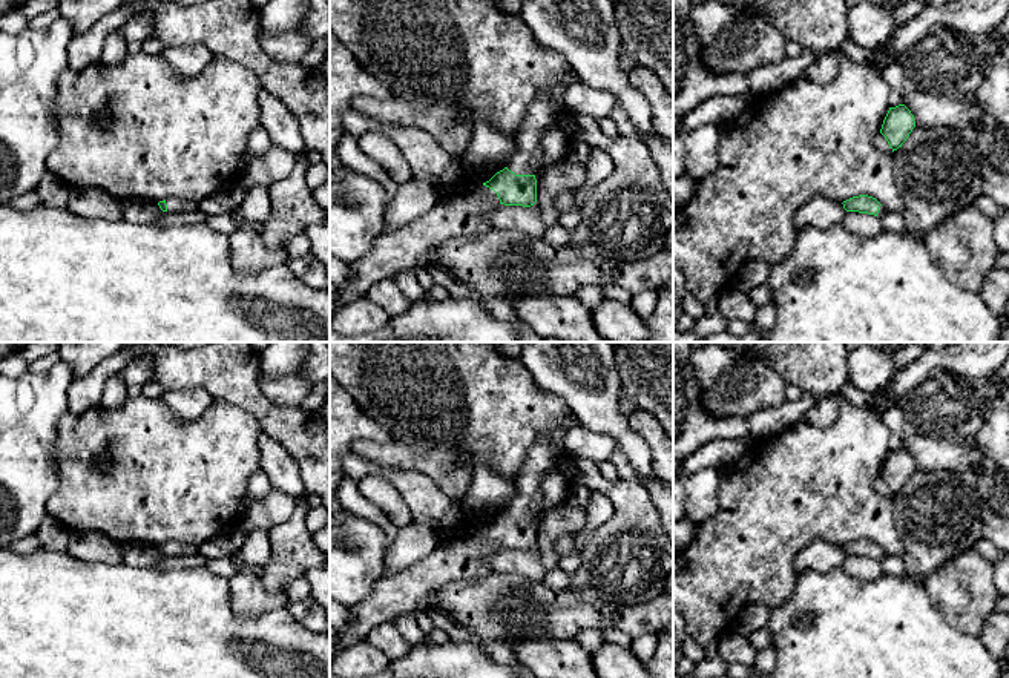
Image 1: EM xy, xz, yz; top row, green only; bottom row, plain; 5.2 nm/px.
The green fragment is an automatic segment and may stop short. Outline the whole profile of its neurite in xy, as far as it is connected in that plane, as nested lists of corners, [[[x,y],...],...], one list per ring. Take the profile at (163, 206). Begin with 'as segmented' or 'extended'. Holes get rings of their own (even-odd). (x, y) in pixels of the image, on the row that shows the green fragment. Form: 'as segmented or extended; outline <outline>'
extended; outline [[[169,198],[158,202],[159,209],[167,213],[198,210],[198,204],[186,198]]]

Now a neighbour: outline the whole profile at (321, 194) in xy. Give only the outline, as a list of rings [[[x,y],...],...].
[[[330,178],[313,190],[313,198],[324,210],[330,210]]]

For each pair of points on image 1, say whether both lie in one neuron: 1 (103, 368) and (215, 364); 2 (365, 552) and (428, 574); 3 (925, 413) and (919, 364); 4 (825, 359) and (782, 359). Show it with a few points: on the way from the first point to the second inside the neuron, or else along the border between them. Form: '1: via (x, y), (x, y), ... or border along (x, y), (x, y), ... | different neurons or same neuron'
1: border along (129, 358), (134, 361) | different neurons
2: border along (382, 575), (373, 591), (359, 603) | different neurons
3: border along (957, 373), (936, 370), (899, 402) | different neurons
4: via (815, 359), (793, 359) | same neuron

